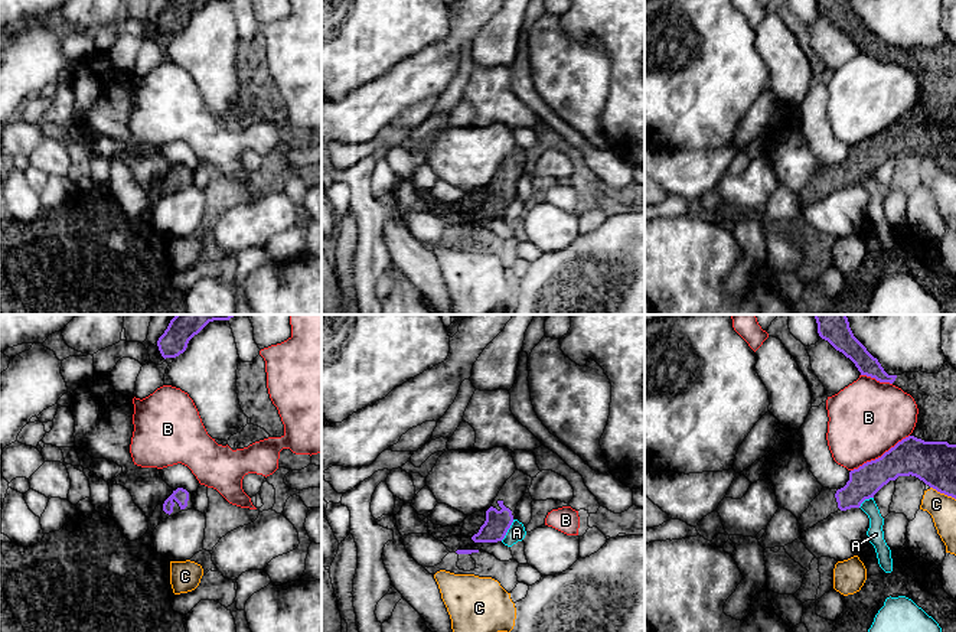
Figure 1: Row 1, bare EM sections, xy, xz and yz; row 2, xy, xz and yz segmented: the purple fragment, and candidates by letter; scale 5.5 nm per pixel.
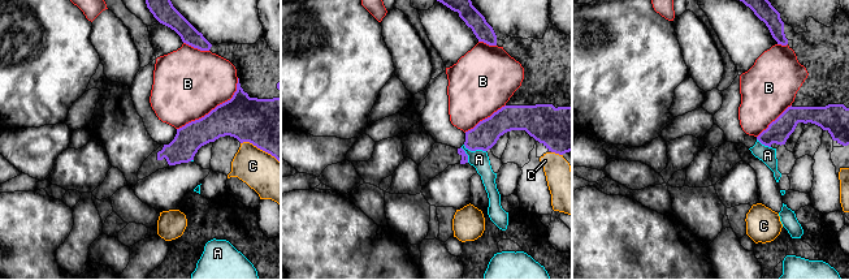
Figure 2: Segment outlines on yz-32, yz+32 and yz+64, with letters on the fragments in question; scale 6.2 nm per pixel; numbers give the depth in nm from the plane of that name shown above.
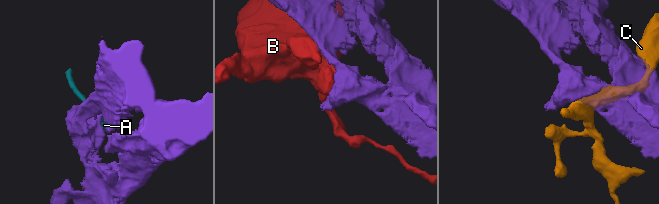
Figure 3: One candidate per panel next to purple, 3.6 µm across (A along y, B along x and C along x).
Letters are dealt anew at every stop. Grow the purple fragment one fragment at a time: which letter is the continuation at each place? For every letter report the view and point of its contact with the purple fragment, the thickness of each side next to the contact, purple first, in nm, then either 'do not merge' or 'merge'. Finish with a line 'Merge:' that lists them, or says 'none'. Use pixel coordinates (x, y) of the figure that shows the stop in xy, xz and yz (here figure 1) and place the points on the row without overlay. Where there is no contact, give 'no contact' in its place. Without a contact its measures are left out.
A: xz (508, 205) | 140/100 nm | do not merge
B: yz (881, 133) | 220/420 nm | do not merge
C: yz (943, 169) | 240/150 nm | do not merge
Merge: none

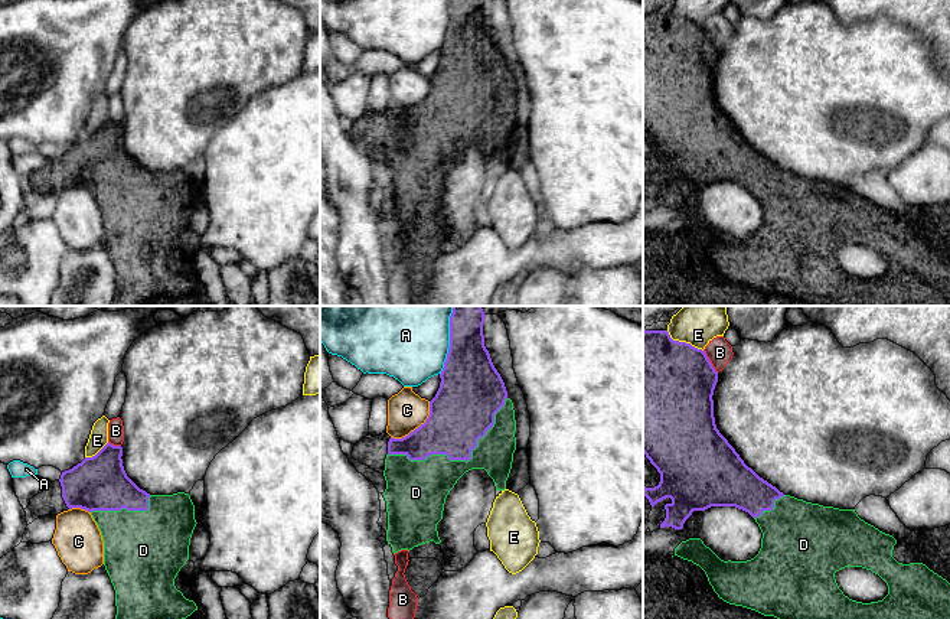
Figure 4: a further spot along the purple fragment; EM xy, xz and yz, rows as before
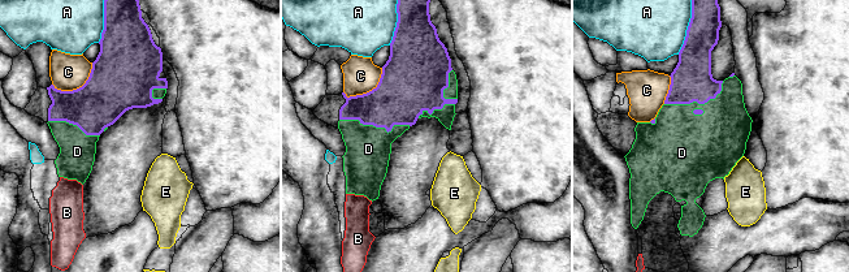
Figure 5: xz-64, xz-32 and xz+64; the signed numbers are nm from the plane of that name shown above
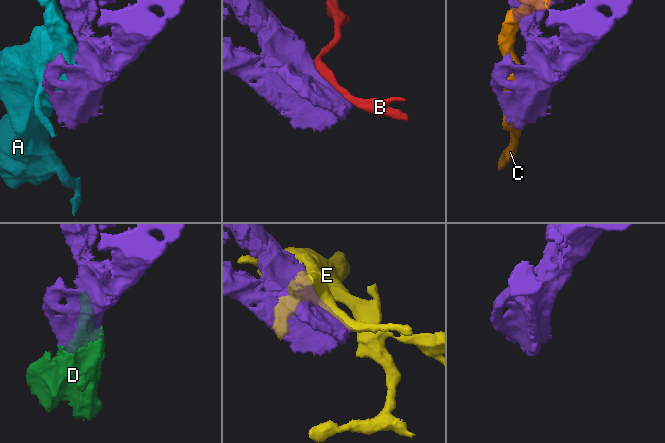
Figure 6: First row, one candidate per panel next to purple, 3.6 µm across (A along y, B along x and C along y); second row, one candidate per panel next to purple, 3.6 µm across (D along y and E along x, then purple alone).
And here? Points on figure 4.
A: xz (449, 26) | 340/340 nm | do not merge
B: yz (709, 38) | 480/140 nm | do not merge
C: xz (418, 104) | 340/220 nm | do not merge
D: xz (460, 136) | 340/280 nm | merge
E: yz (684, 19) | 500/140 nm | do not merge
Merge: D

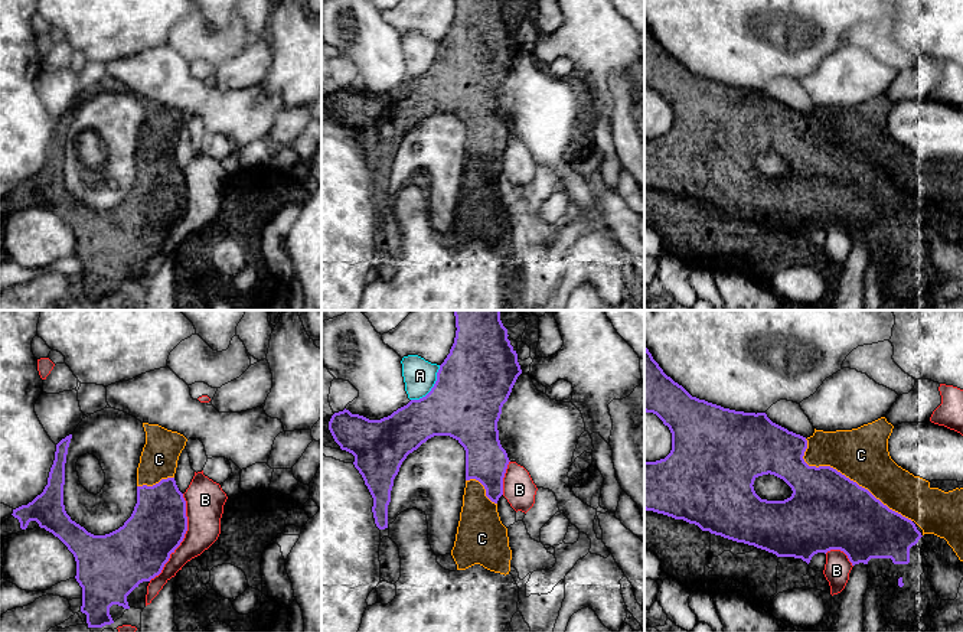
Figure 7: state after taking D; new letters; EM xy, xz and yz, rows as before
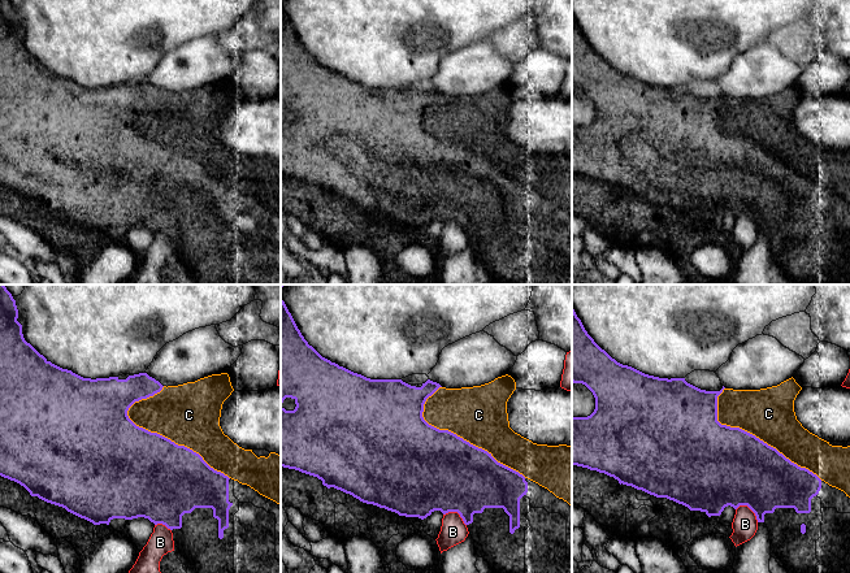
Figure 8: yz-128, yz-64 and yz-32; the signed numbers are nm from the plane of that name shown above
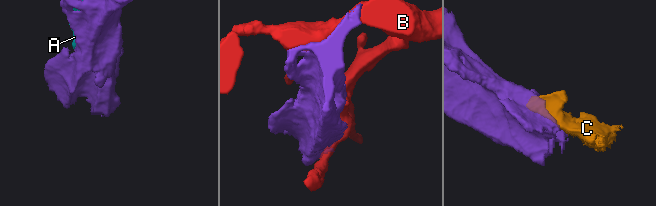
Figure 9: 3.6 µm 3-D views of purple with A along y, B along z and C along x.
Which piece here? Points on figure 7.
A: xz (433, 64) | 420/190 nm | do not merge
B: xy (183, 214) | 320/220 nm | do not merge
C: yz (848, 155) | 440/300 nm | merge
Merge: C

